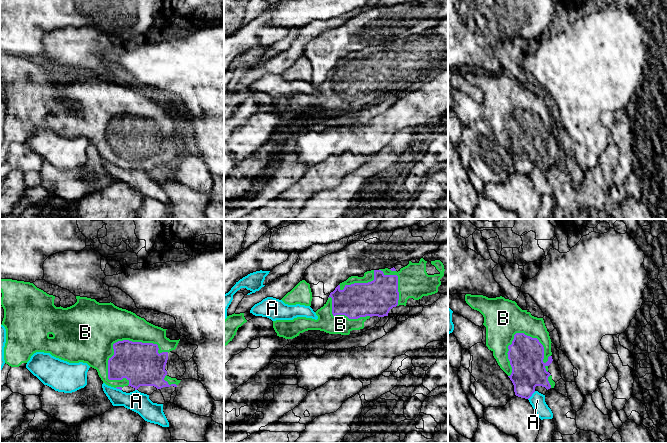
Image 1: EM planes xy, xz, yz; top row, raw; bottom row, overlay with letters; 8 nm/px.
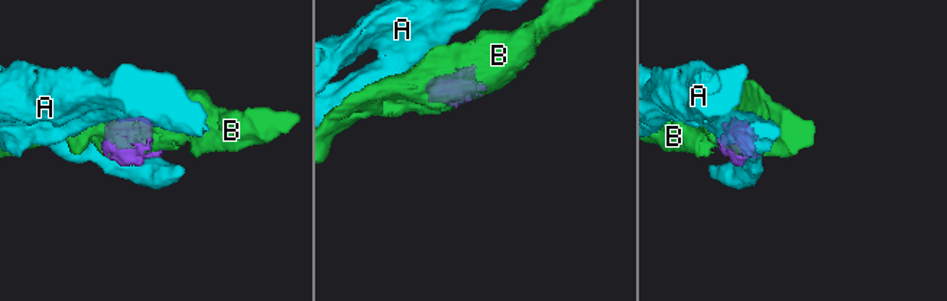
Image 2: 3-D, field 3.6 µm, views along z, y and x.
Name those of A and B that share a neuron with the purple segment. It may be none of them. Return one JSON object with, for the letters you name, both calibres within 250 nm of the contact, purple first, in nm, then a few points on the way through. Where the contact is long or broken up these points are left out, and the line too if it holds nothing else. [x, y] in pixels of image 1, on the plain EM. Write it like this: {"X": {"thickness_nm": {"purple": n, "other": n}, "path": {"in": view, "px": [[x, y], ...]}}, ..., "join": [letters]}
{"B": {"thickness_nm": {"purple": 340, "other": 360}}, "join": ["B"]}

